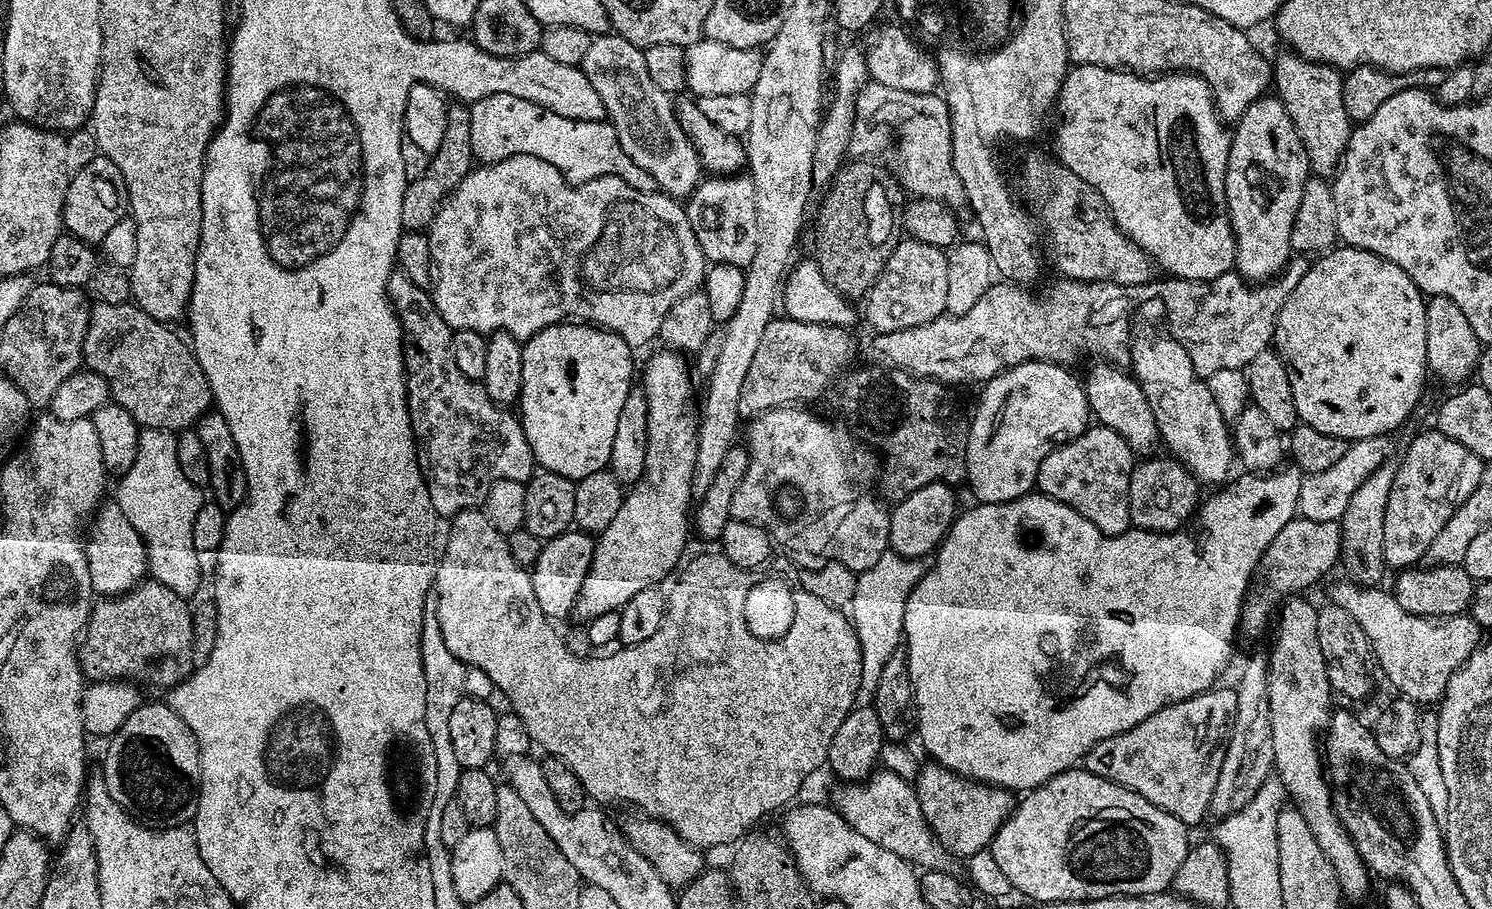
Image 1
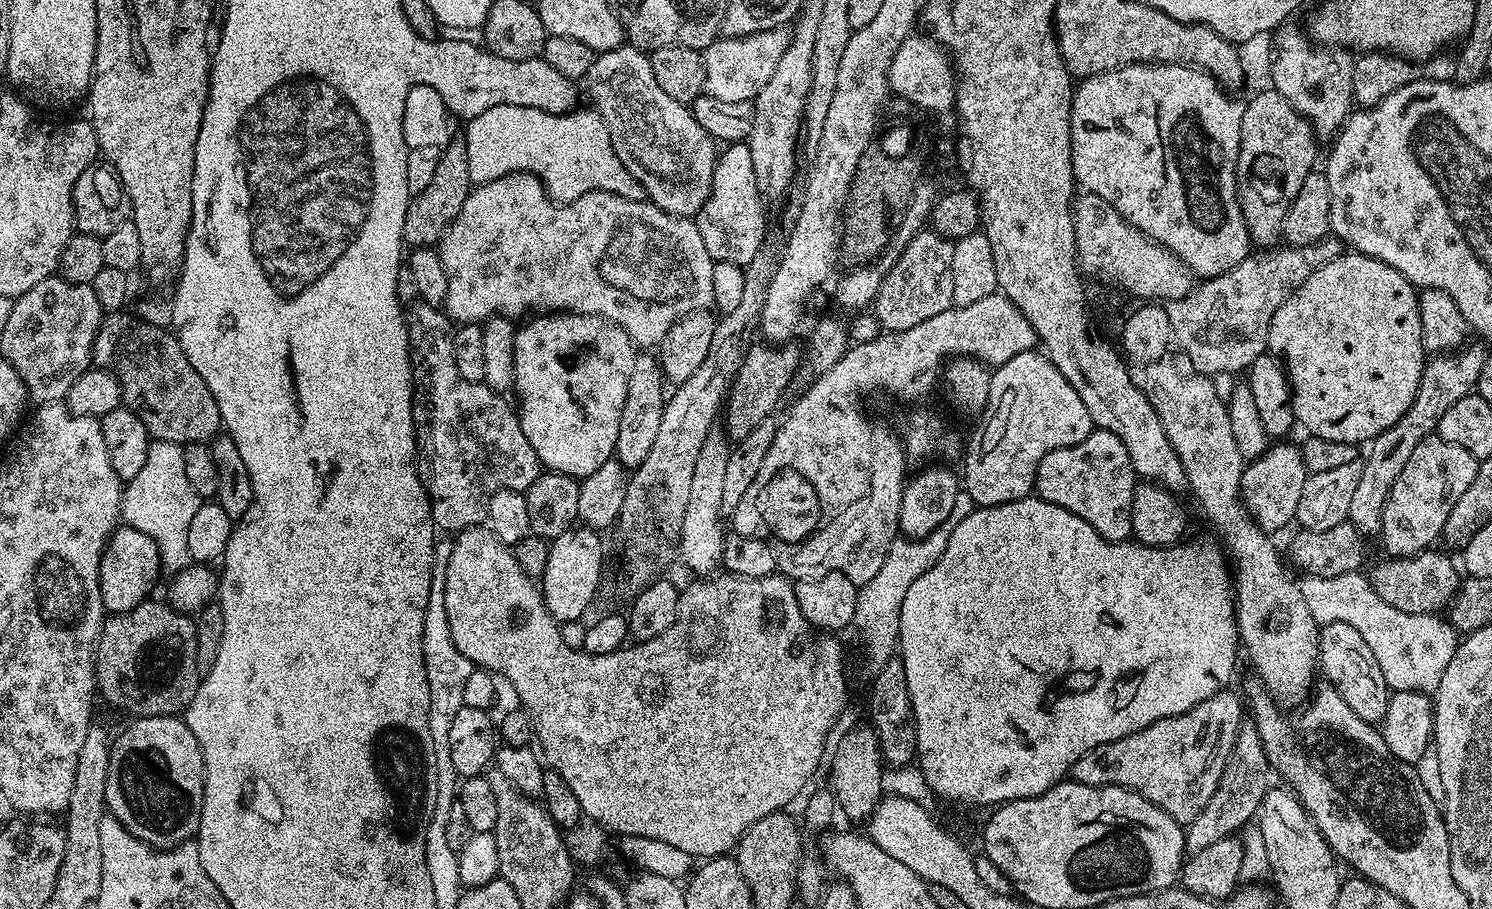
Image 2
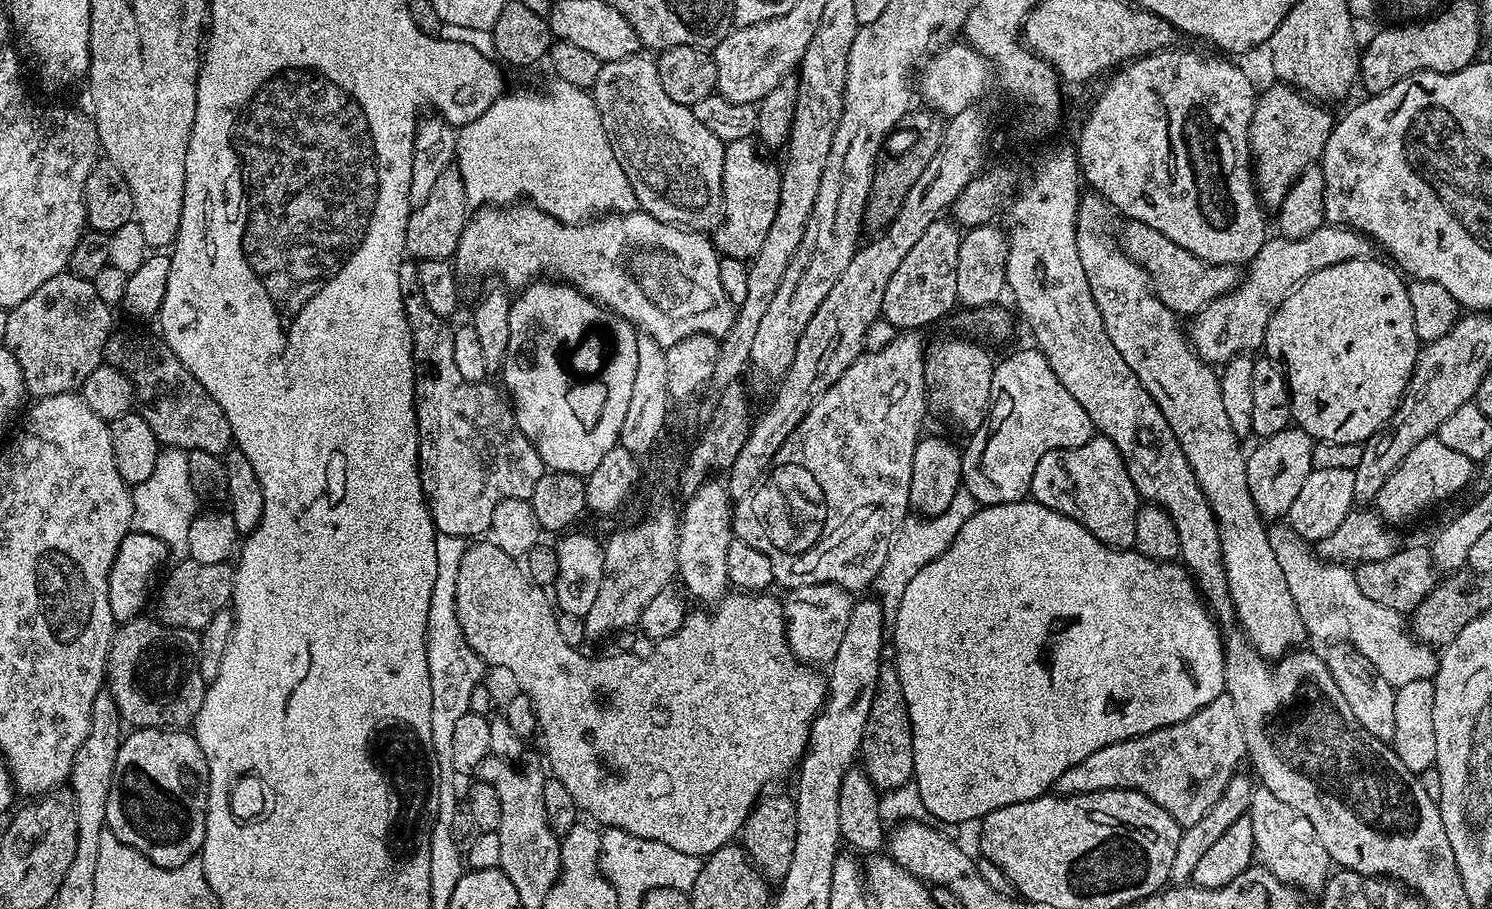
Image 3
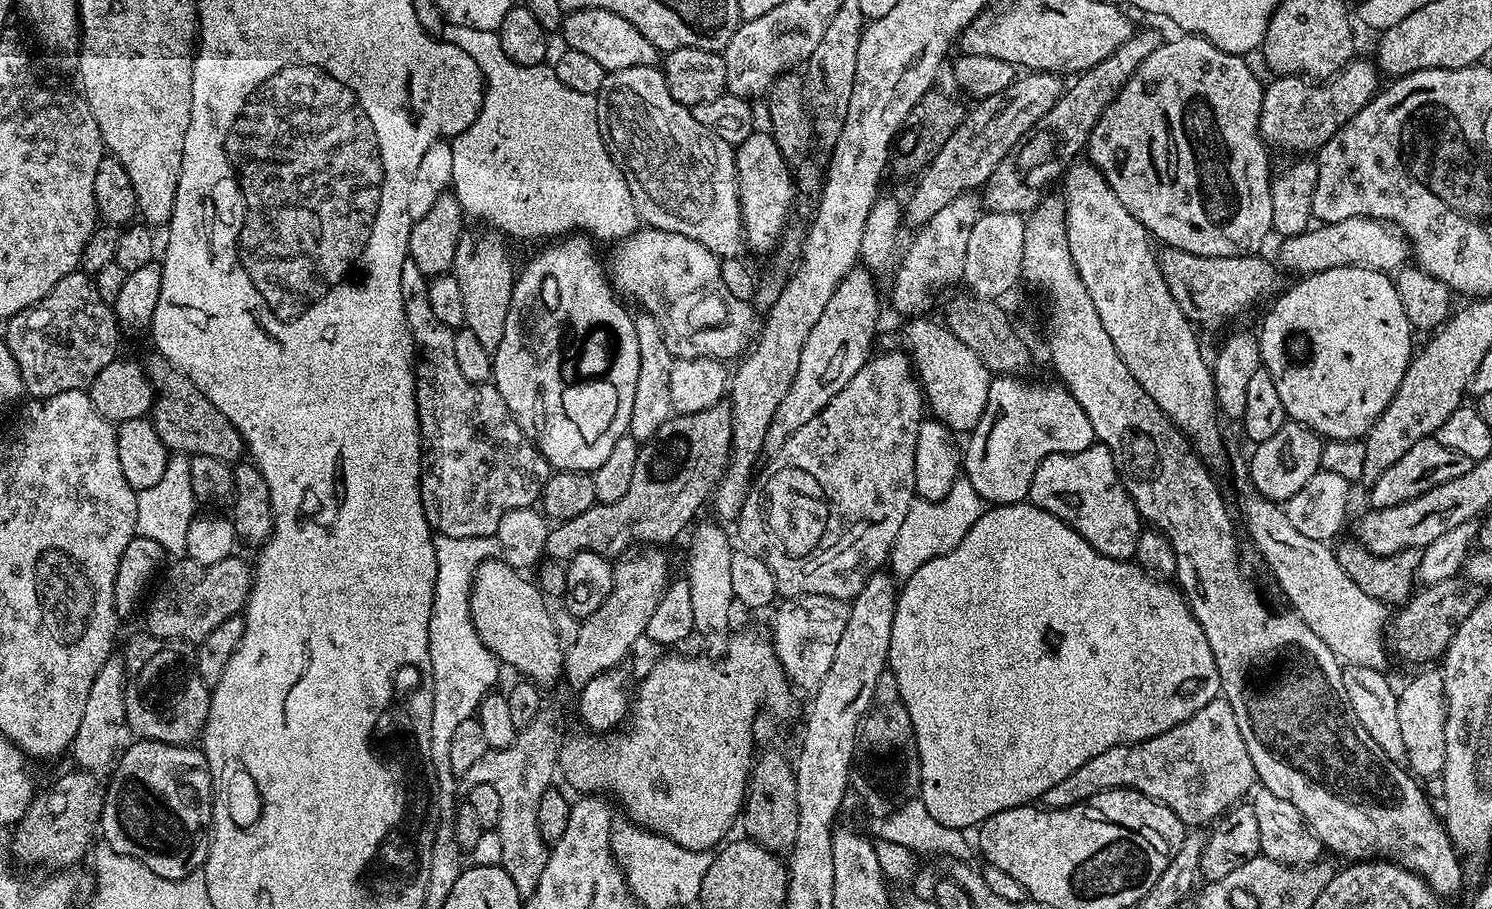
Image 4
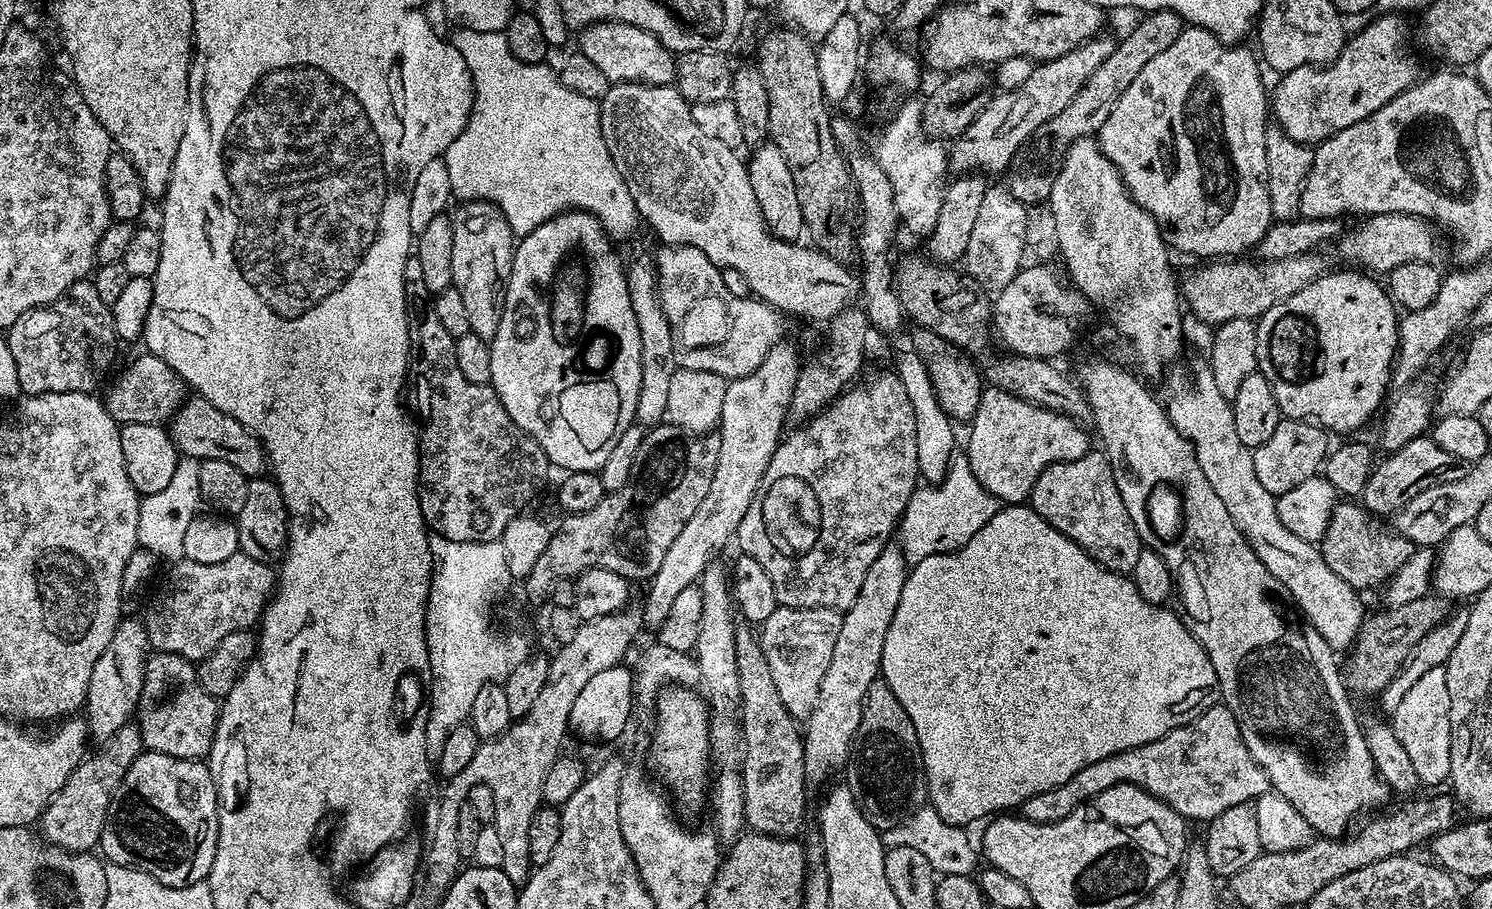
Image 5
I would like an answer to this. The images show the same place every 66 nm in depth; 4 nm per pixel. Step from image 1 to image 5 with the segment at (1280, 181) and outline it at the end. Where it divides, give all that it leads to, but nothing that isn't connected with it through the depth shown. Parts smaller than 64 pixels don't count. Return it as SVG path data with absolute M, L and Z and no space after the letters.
M1380 14L1377 15L1377 17L1377 20L1374 21L1373 24L1366 25L1356 37L1353 35L1351 39L1347 41L1344 48L1341 50L1340 56L1331 64L1325 64L1323 66L1306 64L1297 69L1283 73L1283 75L1277 79L1280 81L1277 82L1276 89L1271 89L1270 92L1270 112L1278 127L1286 134L1290 134L1290 138L1294 138L1294 142L1302 142L1309 146L1315 146L1324 140L1329 140L1334 134L1346 130L1346 126L1354 126L1354 122L1362 122L1364 118L1370 118L1370 114L1374 114L1376 110L1382 110L1382 106L1386 106L1386 102L1398 98L1398 94L1402 94L1411 84L1416 83L1418 79L1418 73L1416 73L1416 60L1414 57L1408 56L1407 50L1404 49L1404 39L1408 36L1408 28L1400 21L1403 19L1396 14Z

